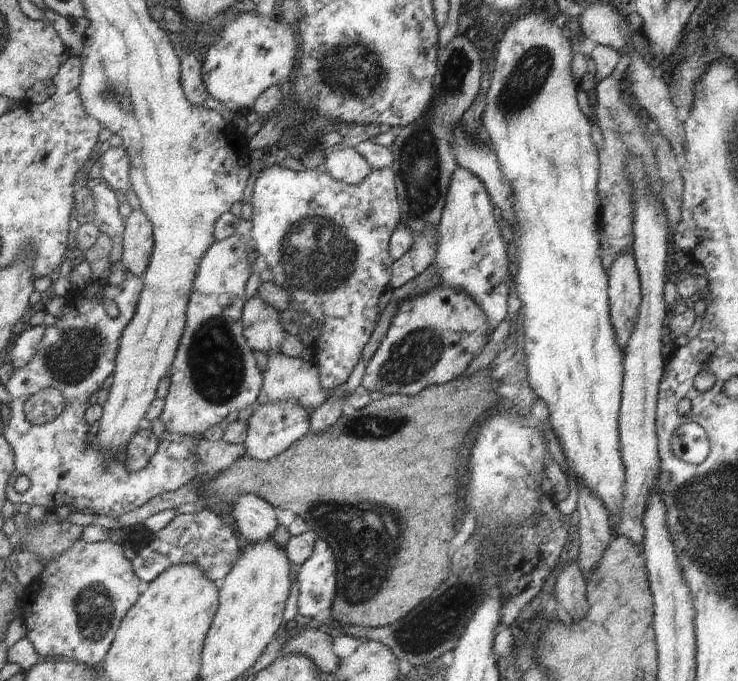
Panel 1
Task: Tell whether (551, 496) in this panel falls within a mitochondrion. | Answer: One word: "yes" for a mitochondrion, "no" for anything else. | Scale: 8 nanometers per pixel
no

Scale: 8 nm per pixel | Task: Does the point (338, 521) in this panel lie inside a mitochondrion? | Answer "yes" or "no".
yes

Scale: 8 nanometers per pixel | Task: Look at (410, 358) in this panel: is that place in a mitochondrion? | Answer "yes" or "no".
yes

